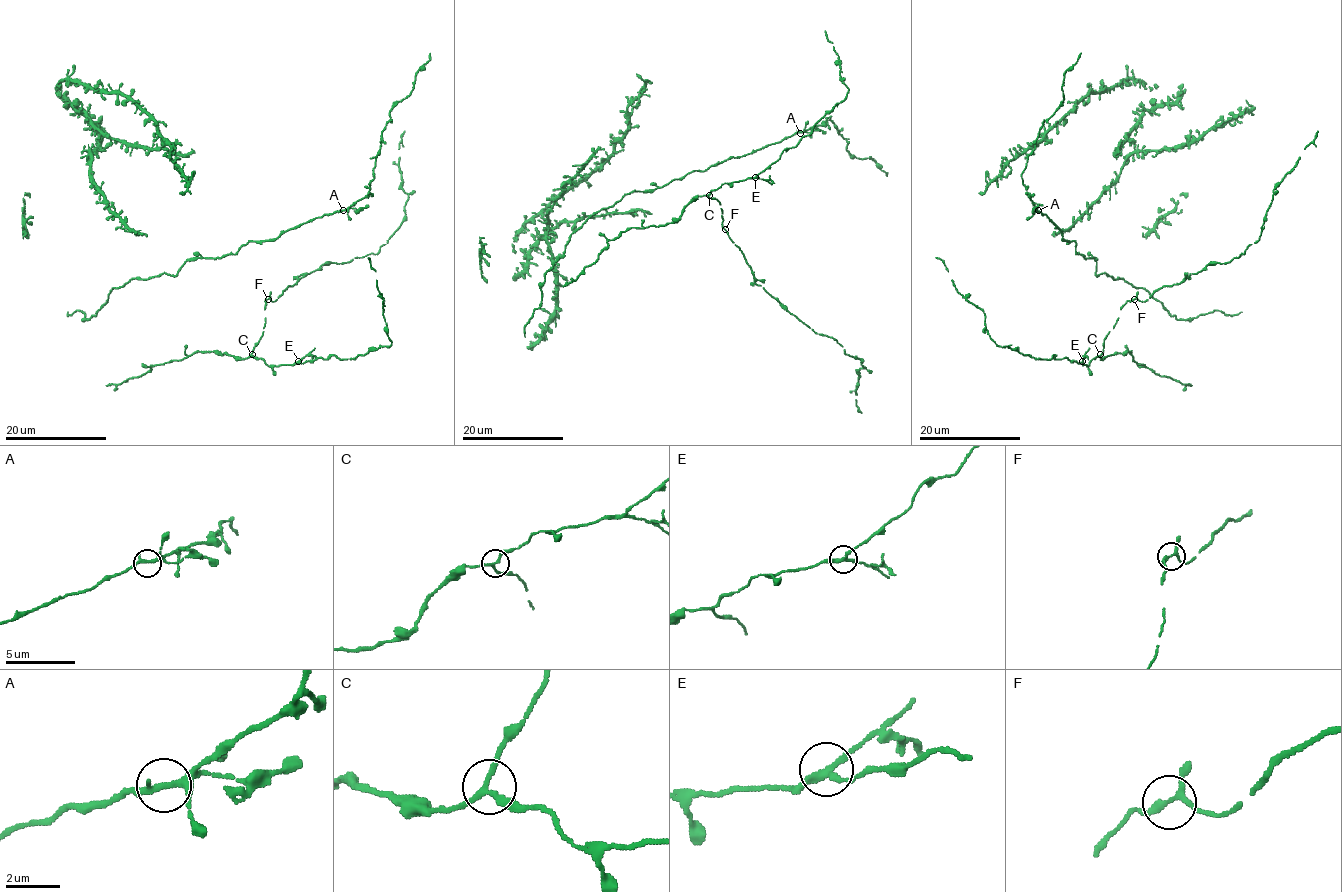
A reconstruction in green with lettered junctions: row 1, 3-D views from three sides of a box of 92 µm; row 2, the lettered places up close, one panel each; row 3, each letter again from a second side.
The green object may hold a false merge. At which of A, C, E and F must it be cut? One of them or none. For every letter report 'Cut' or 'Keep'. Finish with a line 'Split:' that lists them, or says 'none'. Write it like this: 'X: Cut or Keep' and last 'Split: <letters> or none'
A: Keep
C: Keep
E: Cut
F: Keep
Split: E

